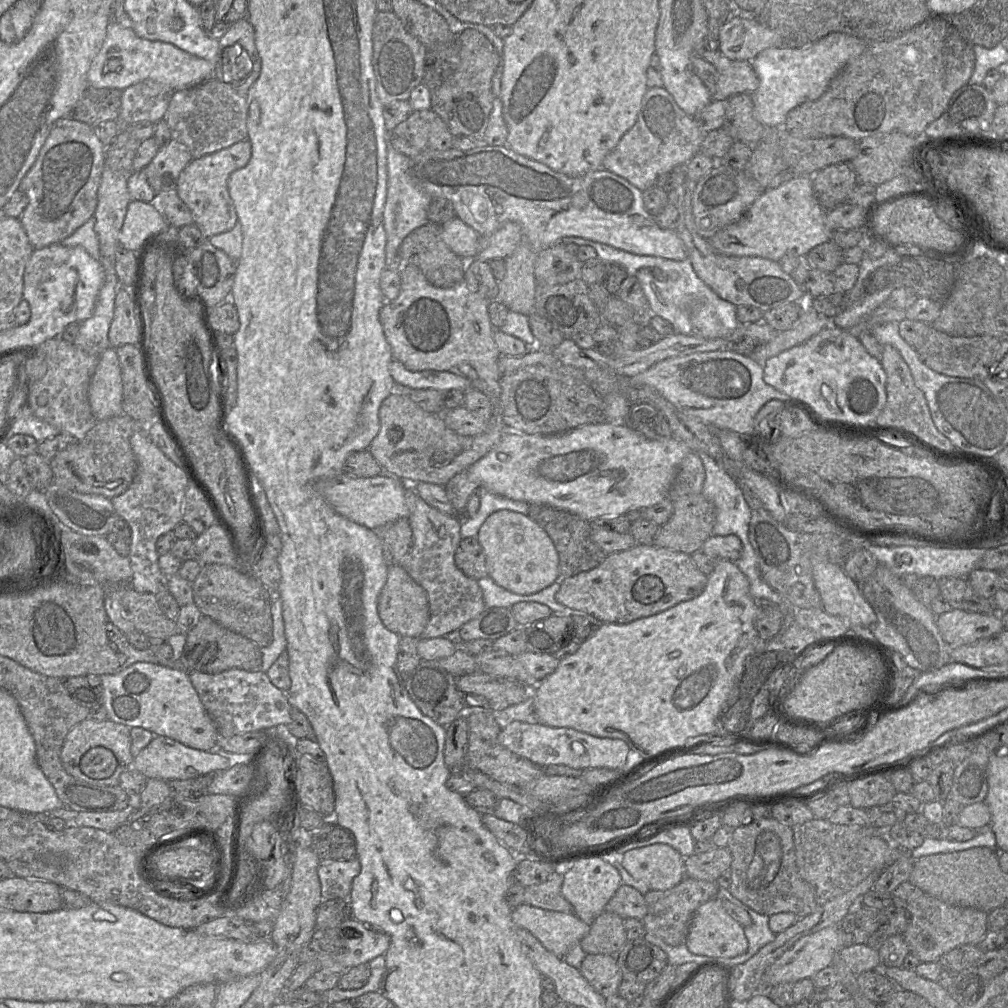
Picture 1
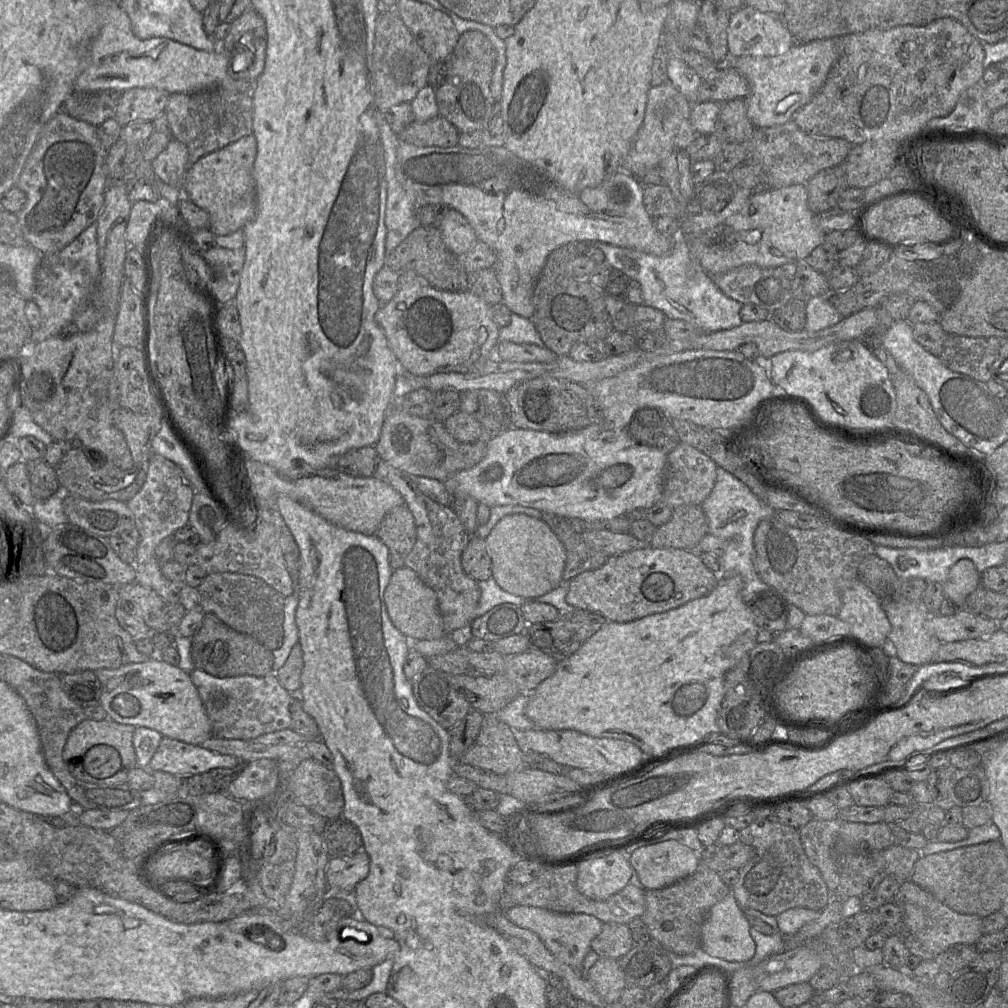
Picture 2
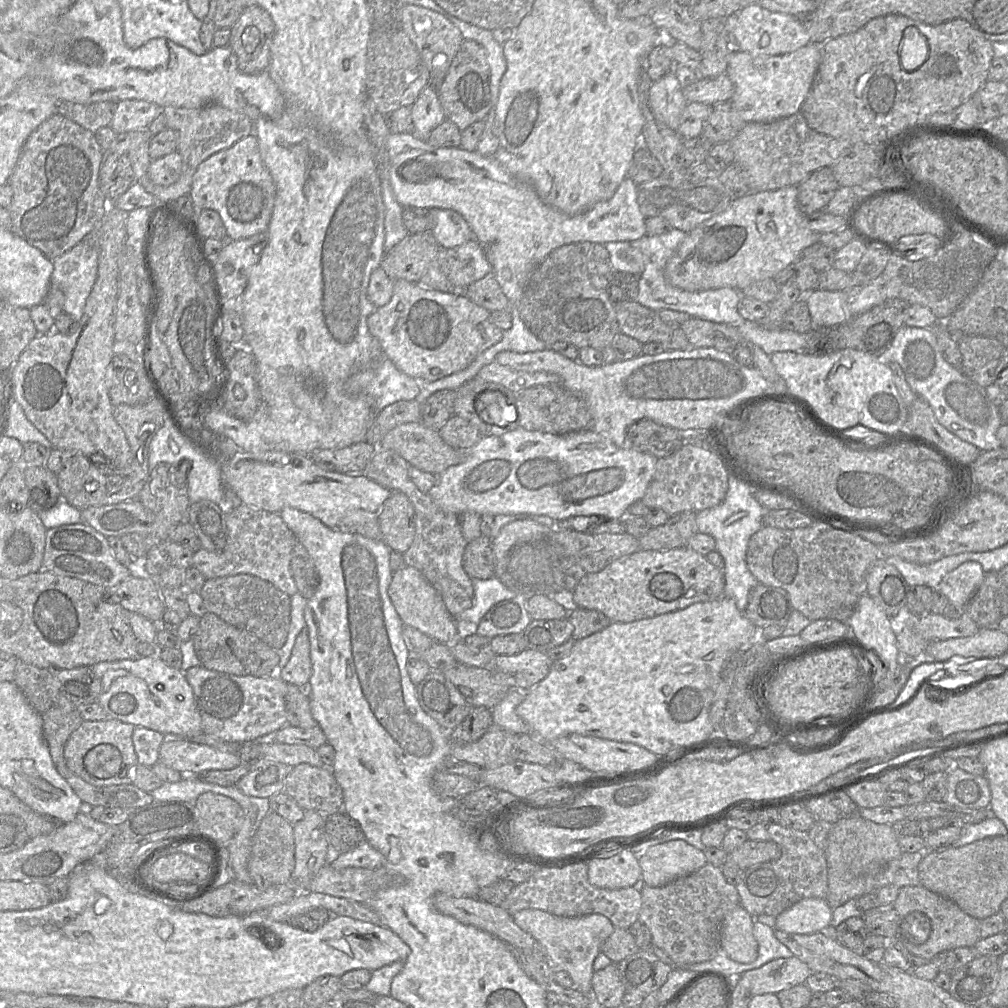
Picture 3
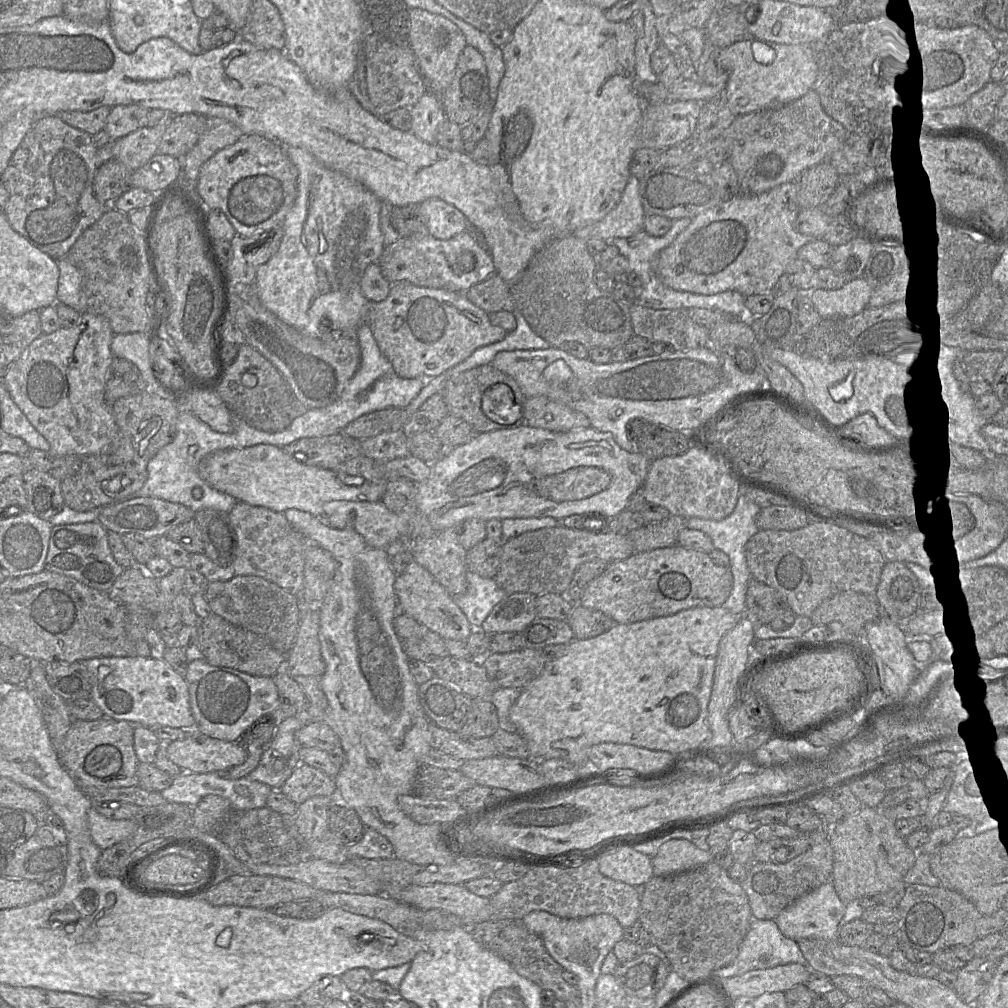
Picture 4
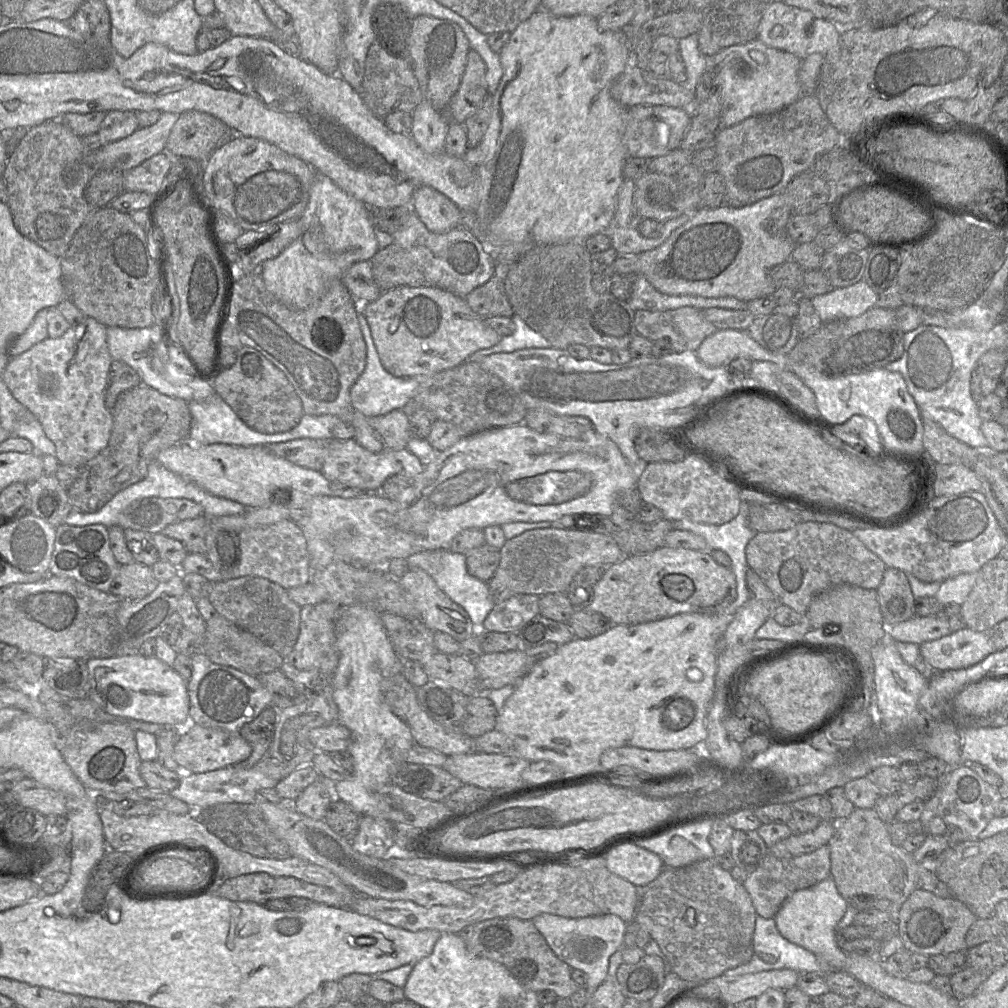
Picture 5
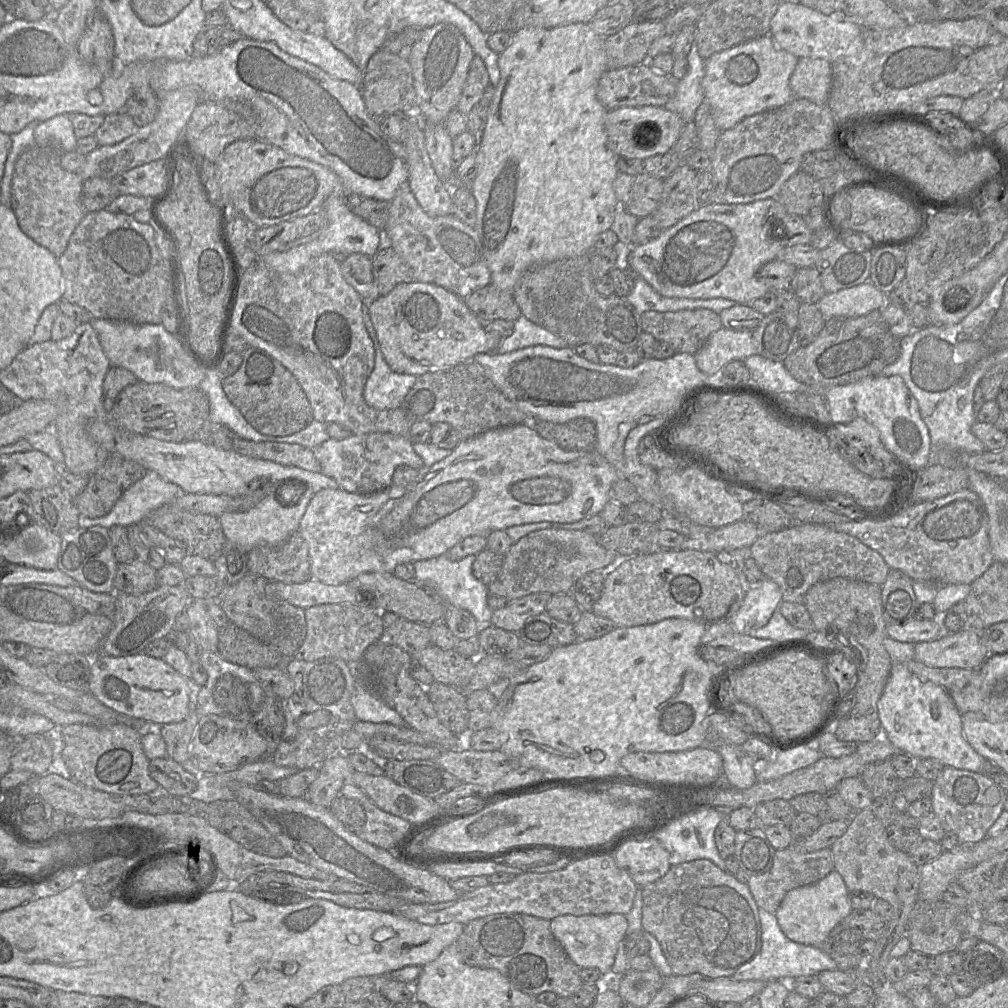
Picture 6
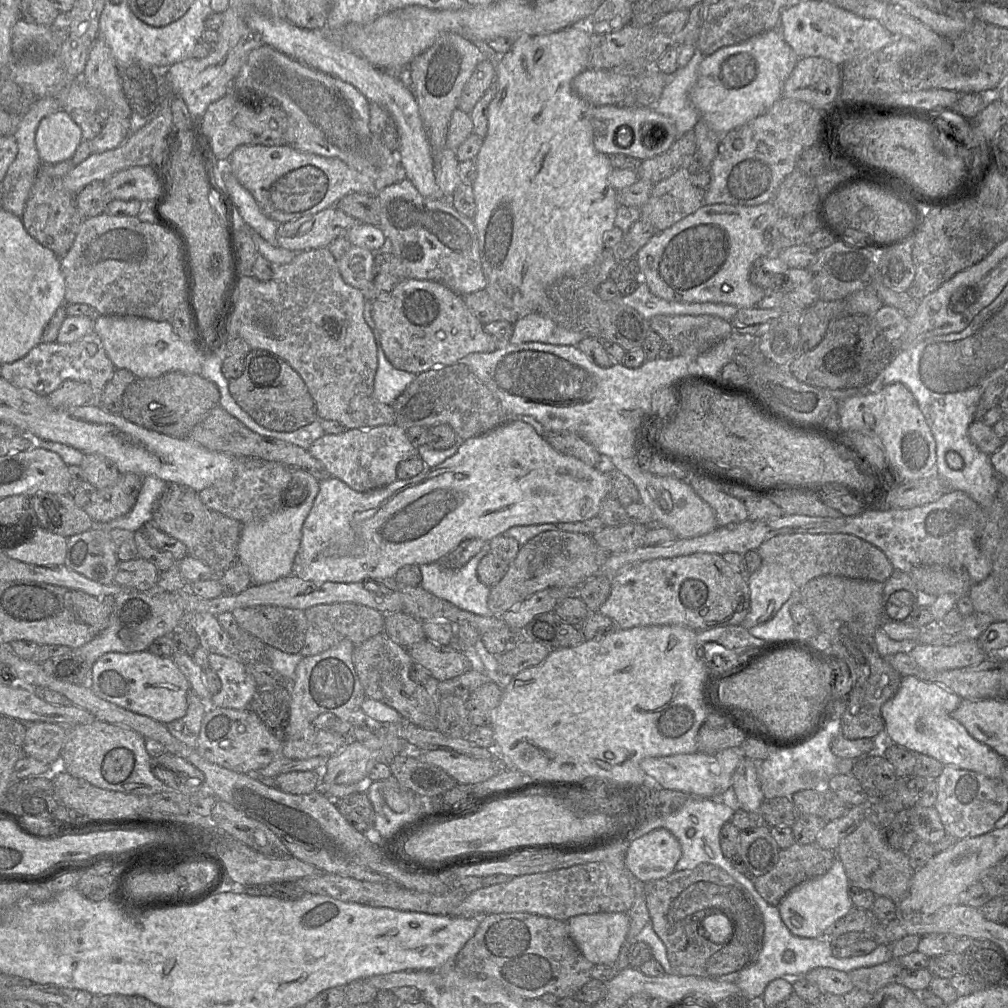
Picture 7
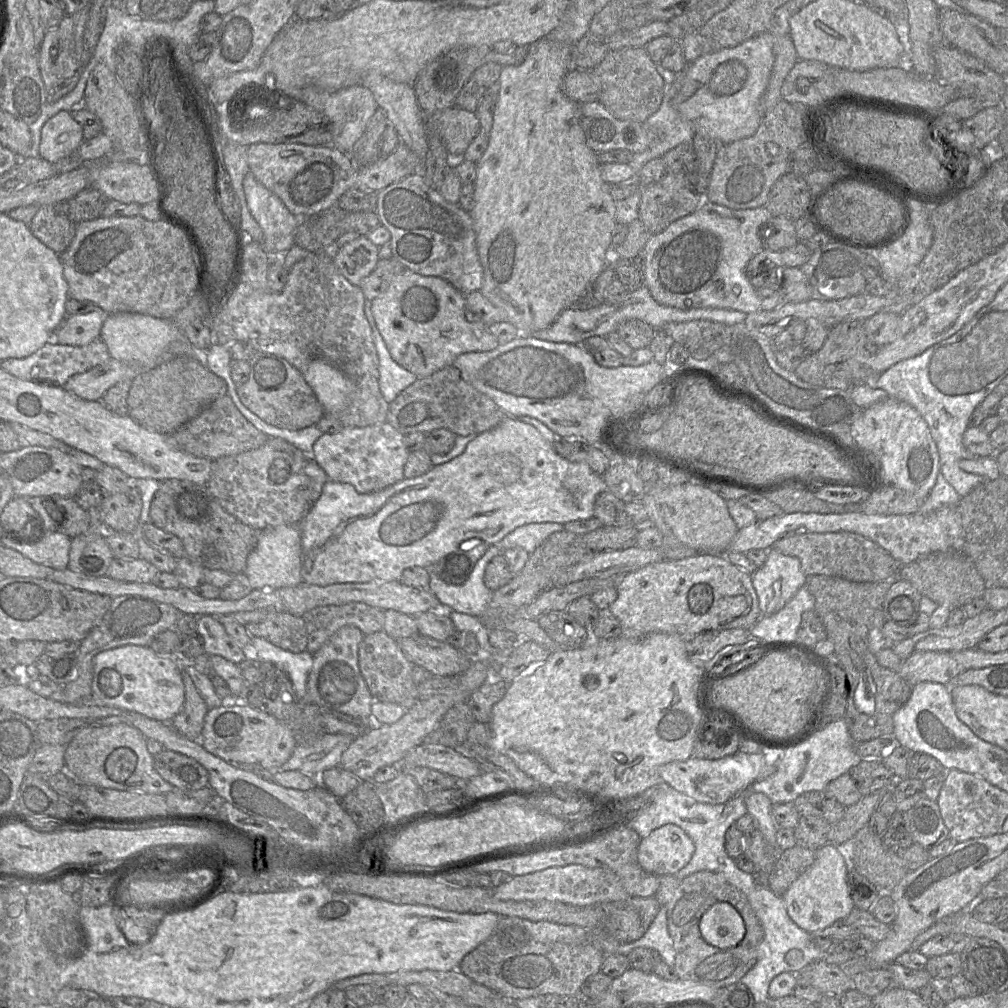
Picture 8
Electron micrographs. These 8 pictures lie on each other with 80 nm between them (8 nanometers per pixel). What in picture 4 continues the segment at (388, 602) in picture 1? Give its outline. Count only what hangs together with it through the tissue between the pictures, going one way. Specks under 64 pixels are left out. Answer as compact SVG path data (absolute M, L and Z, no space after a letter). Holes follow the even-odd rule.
M410 562L405 570L396 576L394 591L398 601L398 612L412 617L418 624L436 633L443 640L466 641L473 632L473 627L447 590L417 563Z

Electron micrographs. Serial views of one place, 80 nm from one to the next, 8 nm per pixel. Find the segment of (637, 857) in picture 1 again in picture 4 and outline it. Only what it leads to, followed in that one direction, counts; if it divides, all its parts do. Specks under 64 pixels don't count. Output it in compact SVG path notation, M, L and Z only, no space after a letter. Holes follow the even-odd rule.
M673 839L662 844L651 860L654 876L664 876L705 865L712 861L712 854L686 839Z

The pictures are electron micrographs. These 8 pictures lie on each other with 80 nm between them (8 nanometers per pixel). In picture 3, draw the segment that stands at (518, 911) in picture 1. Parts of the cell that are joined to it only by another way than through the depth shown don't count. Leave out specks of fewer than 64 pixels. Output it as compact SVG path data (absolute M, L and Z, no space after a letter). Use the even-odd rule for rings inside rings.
M524 909L512 915L515 924L530 934L543 948L555 971L565 971L573 981L574 990L591 995L593 963L601 946L614 932L611 921L601 914L580 917L559 917L542 910Z

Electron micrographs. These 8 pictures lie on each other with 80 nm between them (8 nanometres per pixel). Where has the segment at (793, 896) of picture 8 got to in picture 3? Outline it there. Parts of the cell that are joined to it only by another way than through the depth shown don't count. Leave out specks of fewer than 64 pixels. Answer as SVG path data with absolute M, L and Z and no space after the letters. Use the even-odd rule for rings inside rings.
M804 898L776 916L775 927L791 934L811 934L829 929L833 909L823 898Z

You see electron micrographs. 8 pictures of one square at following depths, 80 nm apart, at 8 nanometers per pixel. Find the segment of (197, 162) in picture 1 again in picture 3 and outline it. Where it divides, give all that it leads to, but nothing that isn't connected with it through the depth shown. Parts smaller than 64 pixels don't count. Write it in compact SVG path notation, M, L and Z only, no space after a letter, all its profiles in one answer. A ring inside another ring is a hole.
M254 133L204 160L193 175L189 193L193 205L198 210L211 209L219 213L228 240L245 239L266 232L275 195L274 181L261 159Z

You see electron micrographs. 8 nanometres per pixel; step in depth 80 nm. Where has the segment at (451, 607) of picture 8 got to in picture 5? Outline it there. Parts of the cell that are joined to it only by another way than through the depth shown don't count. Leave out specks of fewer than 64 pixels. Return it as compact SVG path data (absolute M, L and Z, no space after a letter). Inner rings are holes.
M448 549L431 550L413 554L406 560L410 568L425 571L435 581L440 590L467 612L475 627L482 627L483 622L496 603L490 594L488 583L468 573L465 554L453 553Z

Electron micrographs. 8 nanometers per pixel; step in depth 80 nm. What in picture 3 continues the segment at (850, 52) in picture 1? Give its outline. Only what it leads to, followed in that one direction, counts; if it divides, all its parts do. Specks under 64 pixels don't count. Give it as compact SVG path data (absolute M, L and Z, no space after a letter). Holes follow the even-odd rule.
M815 43L793 52L776 55L752 55L733 49L729 53L726 74L734 84L731 103L745 123L767 123L800 112L821 60L821 46Z

